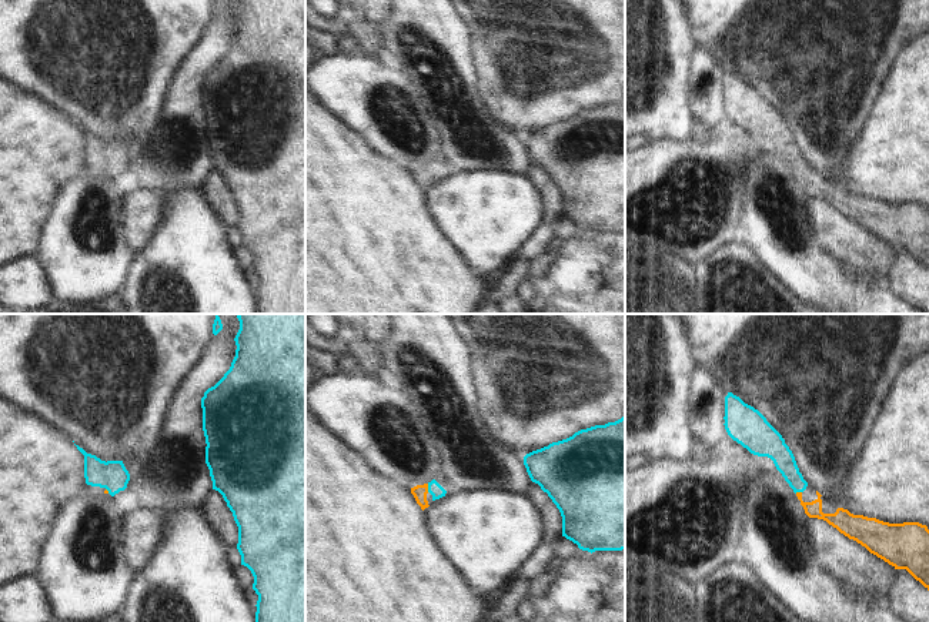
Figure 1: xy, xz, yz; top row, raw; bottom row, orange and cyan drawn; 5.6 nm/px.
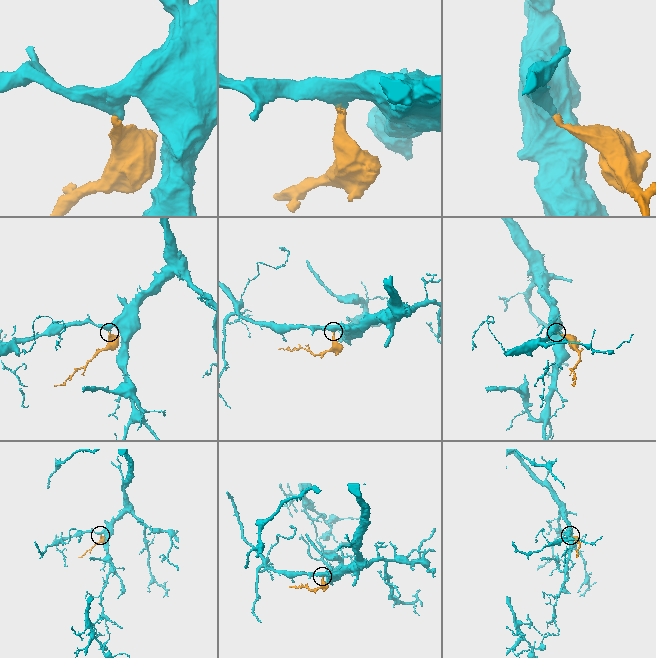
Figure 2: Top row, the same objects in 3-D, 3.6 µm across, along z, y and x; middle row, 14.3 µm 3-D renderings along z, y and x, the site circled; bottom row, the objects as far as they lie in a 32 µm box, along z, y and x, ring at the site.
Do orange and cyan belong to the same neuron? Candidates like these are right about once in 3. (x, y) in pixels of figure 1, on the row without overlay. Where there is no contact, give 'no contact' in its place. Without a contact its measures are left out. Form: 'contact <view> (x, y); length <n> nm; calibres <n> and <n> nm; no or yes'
contact xz (427, 169); length 50 nm; calibres 80 and 80 nm; yes

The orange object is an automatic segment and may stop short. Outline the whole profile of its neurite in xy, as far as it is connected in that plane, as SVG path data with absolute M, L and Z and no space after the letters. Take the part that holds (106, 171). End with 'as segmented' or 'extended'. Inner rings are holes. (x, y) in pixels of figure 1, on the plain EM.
M78 126L76 127L84 136L84 158L87 165L104 168L104 174L111 177L127 168L130 154L123 141L106 143L96 136L87 134Z; extended

